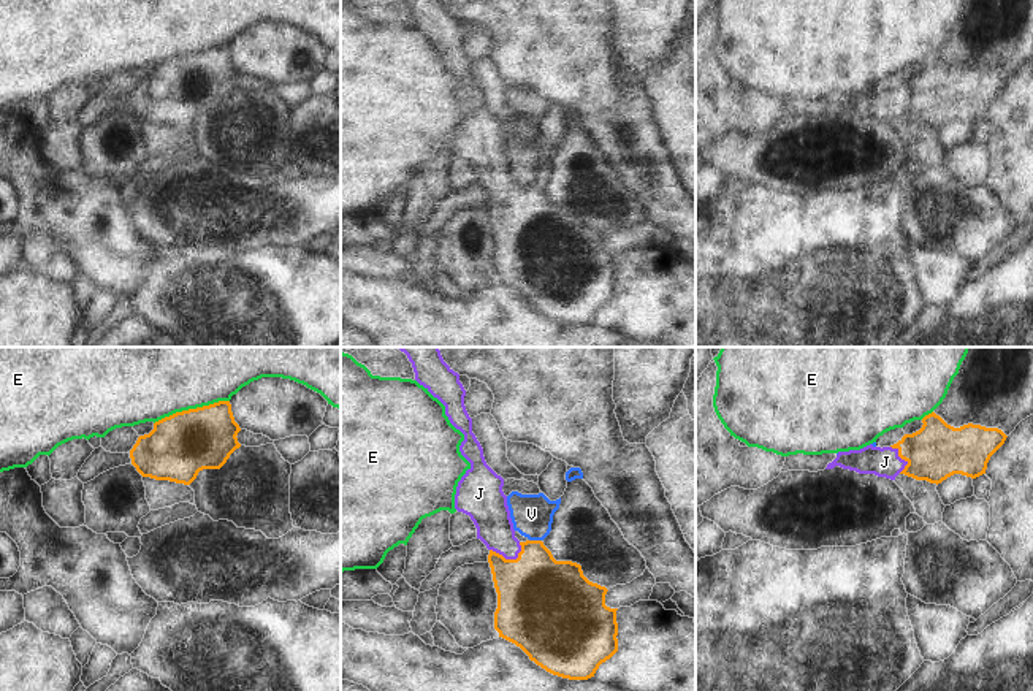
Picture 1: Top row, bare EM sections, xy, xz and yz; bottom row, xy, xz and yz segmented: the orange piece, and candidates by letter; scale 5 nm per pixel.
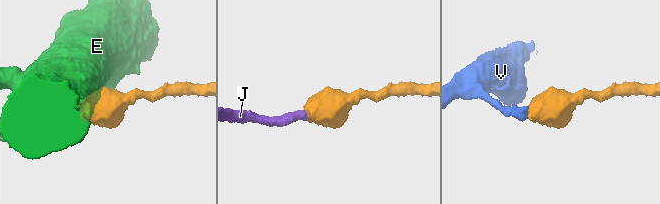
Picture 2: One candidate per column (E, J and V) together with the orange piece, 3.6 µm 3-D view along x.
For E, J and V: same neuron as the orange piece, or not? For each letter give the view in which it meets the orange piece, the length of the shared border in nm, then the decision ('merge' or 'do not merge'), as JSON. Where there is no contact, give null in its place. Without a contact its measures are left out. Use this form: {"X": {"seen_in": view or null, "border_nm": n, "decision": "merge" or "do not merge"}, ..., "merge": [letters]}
{"E": {"seen_in": "xy", "border_nm": 400, "decision": "do not merge"}, "J": {"seen_in": "xz", "border_nm": 170, "decision": "merge"}, "V": {"seen_in": "xz", "border_nm": 60, "decision": "do not merge"}, "merge": ["J"]}

